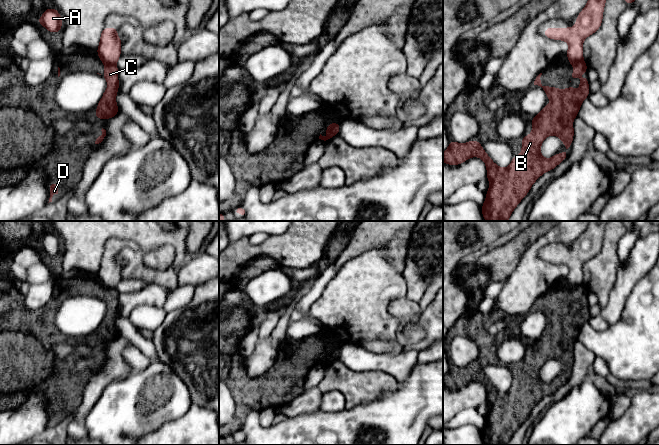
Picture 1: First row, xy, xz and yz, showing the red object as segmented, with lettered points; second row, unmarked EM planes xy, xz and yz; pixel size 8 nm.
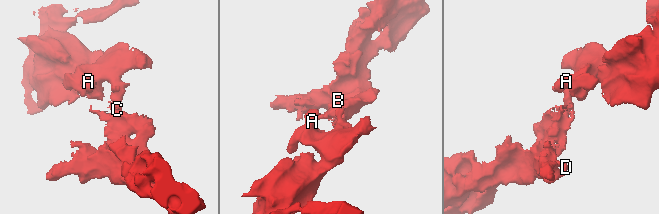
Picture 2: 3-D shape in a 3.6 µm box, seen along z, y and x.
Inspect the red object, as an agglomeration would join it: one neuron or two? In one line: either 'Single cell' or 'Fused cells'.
Fused cells

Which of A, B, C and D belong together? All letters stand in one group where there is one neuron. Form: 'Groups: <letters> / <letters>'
Groups: A / B C D

